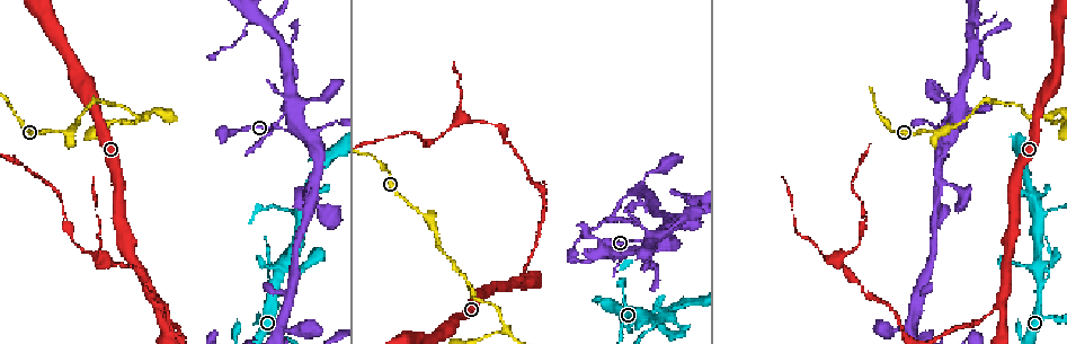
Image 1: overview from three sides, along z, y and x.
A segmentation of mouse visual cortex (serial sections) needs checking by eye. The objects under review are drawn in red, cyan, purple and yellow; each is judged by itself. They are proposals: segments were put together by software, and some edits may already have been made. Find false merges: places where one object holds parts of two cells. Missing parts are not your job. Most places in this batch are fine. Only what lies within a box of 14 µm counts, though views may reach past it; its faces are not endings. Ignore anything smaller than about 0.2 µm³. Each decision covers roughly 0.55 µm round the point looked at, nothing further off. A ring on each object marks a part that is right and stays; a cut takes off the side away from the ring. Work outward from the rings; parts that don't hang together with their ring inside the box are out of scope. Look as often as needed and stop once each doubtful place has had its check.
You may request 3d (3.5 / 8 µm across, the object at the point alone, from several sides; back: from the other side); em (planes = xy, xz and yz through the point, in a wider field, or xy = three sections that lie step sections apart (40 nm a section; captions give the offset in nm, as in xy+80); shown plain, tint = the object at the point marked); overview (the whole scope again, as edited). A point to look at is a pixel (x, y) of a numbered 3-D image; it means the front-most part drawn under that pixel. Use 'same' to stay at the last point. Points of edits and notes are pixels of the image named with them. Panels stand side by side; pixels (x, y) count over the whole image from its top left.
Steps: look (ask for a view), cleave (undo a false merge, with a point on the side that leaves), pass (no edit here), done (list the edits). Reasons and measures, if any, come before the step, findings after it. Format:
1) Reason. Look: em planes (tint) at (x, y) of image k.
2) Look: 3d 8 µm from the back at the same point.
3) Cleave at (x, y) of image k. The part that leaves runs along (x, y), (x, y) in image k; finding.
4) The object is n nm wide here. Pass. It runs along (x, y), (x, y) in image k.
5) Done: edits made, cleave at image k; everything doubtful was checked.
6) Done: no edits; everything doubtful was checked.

Thin arm on a thick one. Look: 3d 8 µm at (298, 219) of image 1.

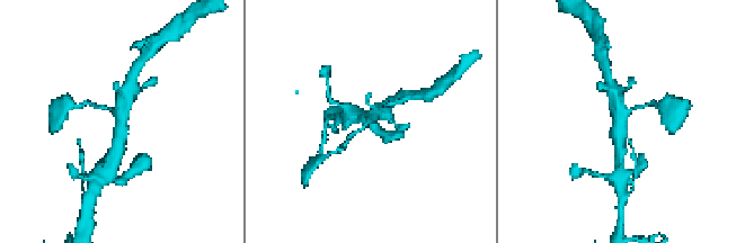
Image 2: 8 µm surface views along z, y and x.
3 arms meet here; the arms are 100, 400, 400 nm wide. Look: em xy step 1 (tint) at (618, 119) of image 2.

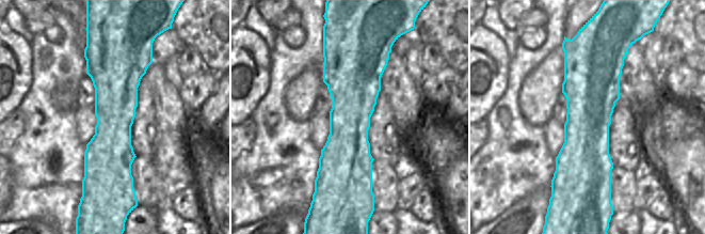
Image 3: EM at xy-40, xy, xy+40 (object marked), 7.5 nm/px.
Pass. It runs along (116, 151), (121, 111), (130, 87) in image 2; one cell here.

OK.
Look: 3d 3.5 µm at (74, 243) of image 1.

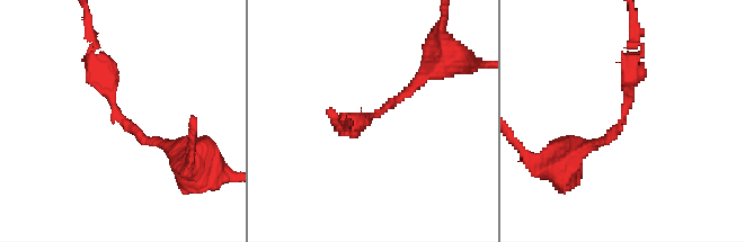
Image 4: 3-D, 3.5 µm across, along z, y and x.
The arms are 150, 300 nm wide; shape alone is not enough. Look: em xy step 5 (tint) at (622, 118) of image 4.

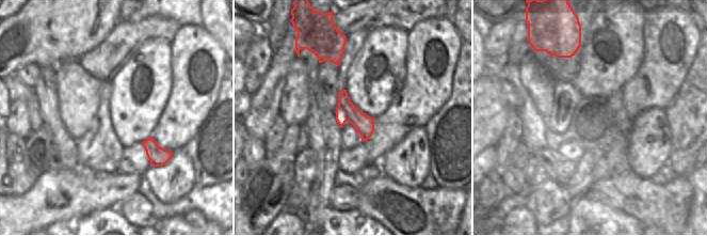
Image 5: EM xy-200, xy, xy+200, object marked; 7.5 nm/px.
The object is 160 nm wide here. Pass. It runs along (174, 150), (122, 119), (98, 46) in image 4; all the same cell.

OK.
Thick turns thin. Look: 3d 3.5 µm at (863, 206) of image 1.

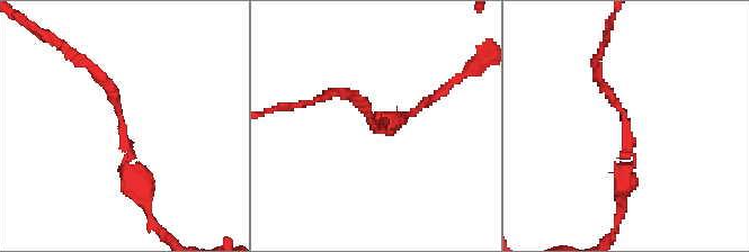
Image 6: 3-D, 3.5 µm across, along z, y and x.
Pass. It runs along (148, 198), (113, 90), (92, 70) in image 6; one cell here.

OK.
Done: no edits; everything doubtful was checked.

